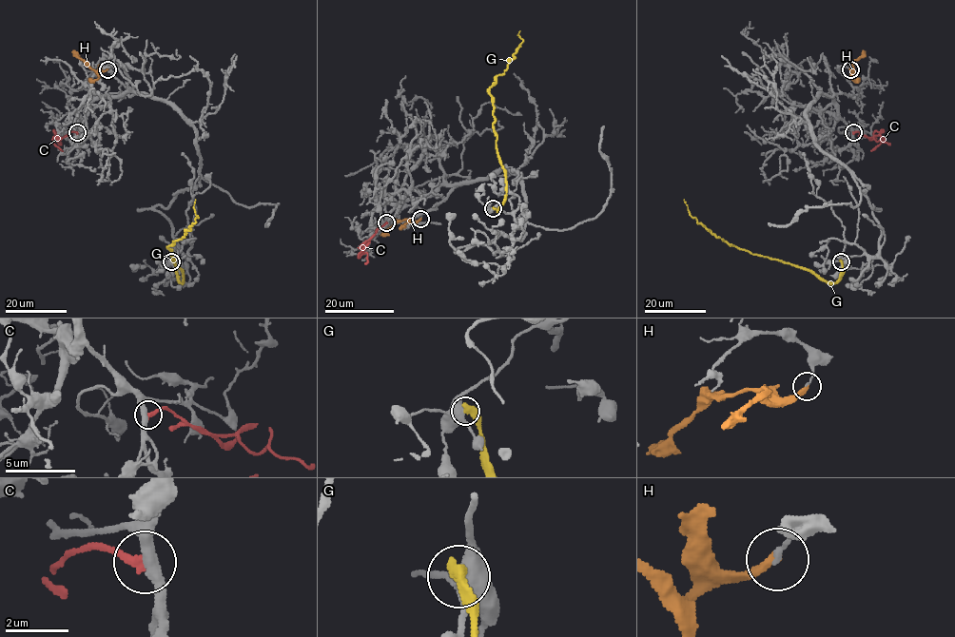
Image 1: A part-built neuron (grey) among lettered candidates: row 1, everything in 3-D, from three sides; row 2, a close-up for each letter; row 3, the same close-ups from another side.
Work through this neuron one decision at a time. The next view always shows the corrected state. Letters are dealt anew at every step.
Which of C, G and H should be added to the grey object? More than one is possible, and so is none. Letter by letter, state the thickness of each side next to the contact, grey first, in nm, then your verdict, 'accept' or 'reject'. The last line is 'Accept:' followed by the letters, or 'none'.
C: 400/320 nm | reject
G: 400/480 nm | reject
H: 140/280 nm | reject
Accept: none

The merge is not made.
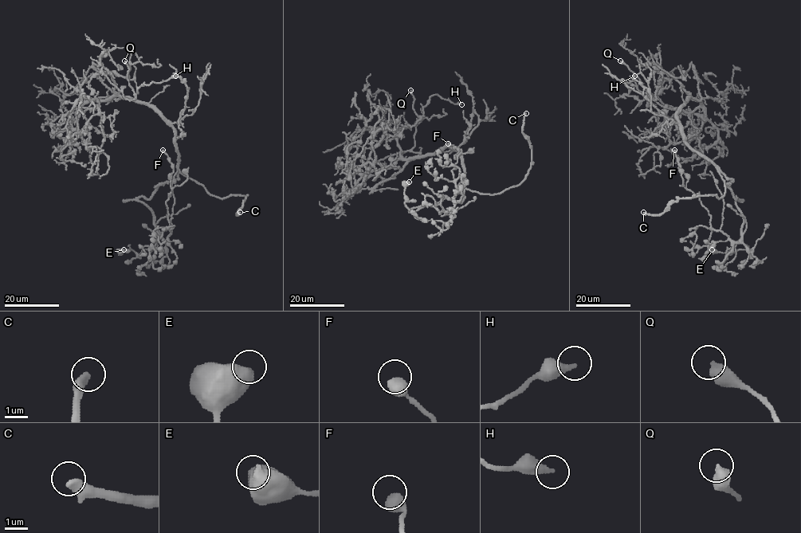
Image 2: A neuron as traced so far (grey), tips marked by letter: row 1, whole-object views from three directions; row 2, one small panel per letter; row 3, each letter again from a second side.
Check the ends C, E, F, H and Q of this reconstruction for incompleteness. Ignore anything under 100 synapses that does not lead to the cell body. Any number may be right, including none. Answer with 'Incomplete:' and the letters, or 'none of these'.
Incomplete: C

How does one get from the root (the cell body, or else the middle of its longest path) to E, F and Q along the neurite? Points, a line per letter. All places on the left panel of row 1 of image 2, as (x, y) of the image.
E: (178, 151), (178, 178), (160, 183), (149, 198), (136, 199), (151, 211), (165, 251), (119, 252), (123, 249)
F: (178, 151), (178, 178), (136, 199), (166, 242), (173, 165), (162, 150)
Q: (178, 151), (174, 128), (151, 107), (119, 96), (101, 63), (102, 72), (125, 98), (133, 99), (124, 60)

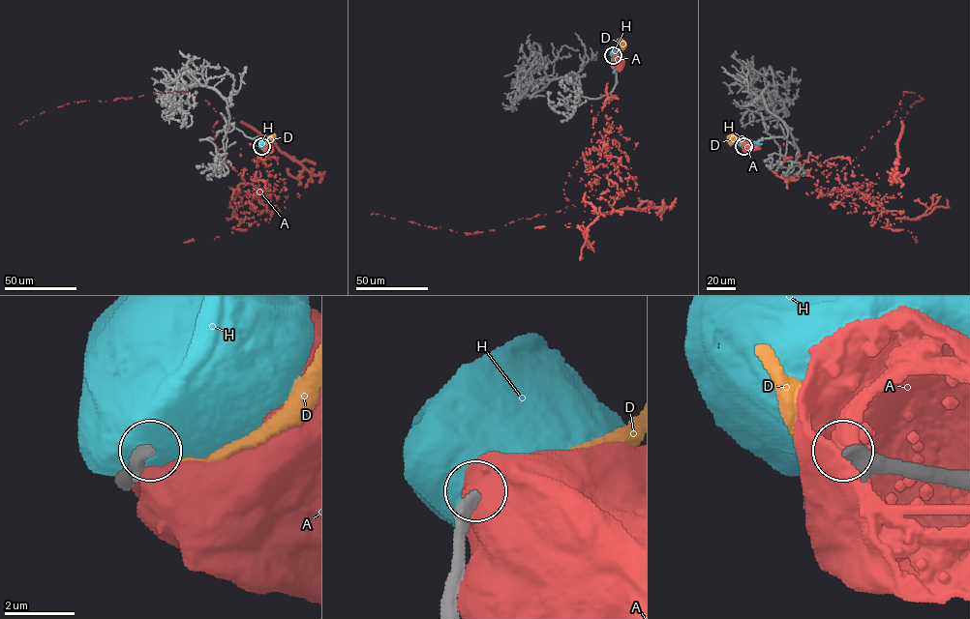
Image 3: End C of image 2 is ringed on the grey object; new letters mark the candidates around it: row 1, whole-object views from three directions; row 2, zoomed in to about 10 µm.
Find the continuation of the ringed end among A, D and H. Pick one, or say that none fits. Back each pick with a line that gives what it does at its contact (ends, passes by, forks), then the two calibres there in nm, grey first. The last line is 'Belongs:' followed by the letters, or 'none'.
D: it ends | 440/200 nm
Belongs: D

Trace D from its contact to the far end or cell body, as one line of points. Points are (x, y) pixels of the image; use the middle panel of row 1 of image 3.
D: (613, 55), (621, 49), (623, 44)

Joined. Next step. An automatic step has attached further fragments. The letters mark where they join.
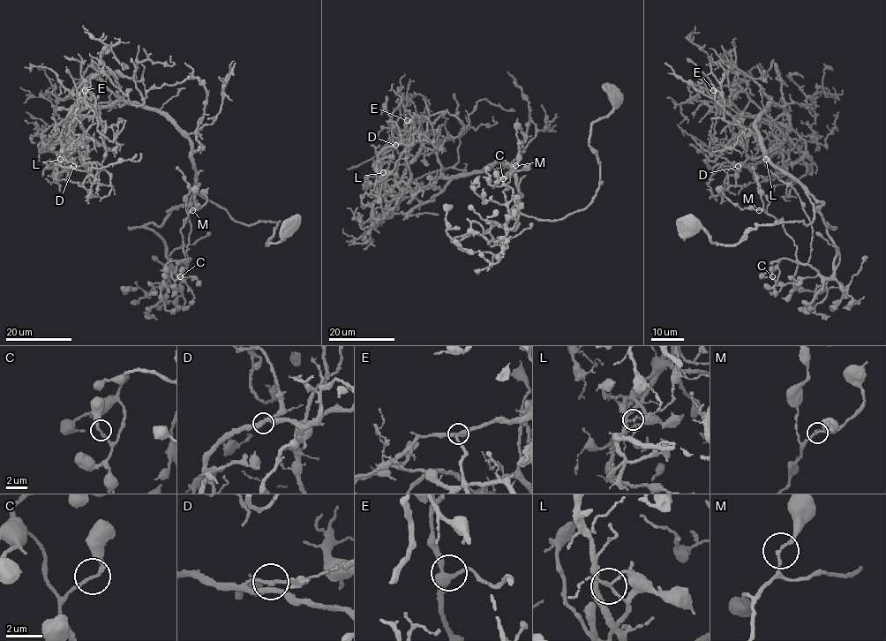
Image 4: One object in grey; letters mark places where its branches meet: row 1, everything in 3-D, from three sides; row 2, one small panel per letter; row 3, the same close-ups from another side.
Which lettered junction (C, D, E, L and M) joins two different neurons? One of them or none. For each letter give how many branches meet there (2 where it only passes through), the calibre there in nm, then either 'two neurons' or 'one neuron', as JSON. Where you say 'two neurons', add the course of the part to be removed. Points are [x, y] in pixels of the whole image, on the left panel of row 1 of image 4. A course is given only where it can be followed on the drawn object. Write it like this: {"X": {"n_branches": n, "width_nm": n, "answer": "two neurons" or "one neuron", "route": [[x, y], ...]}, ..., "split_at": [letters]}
{"C": {"n_branches": 2, "width_nm": 170, "answer": "one neuron"}, "D": {"n_branches": 3, "width_nm": 260, "answer": "one neuron"}, "E": {"n_branches": 3, "width_nm": 320, "answer": "one neuron"}, "L": {"n_branches": 3, "width_nm": 170, "answer": "two neurons", "route": [[61, 159], [68, 146], [75, 104], [85, 85], [84, 88], [95, 100], [97, 129], [110, 141], [125, 120]]}, "M": {"n_branches": 2, "width_nm": 150, "answer": "one neuron"}, "split_at": ["L"]}

